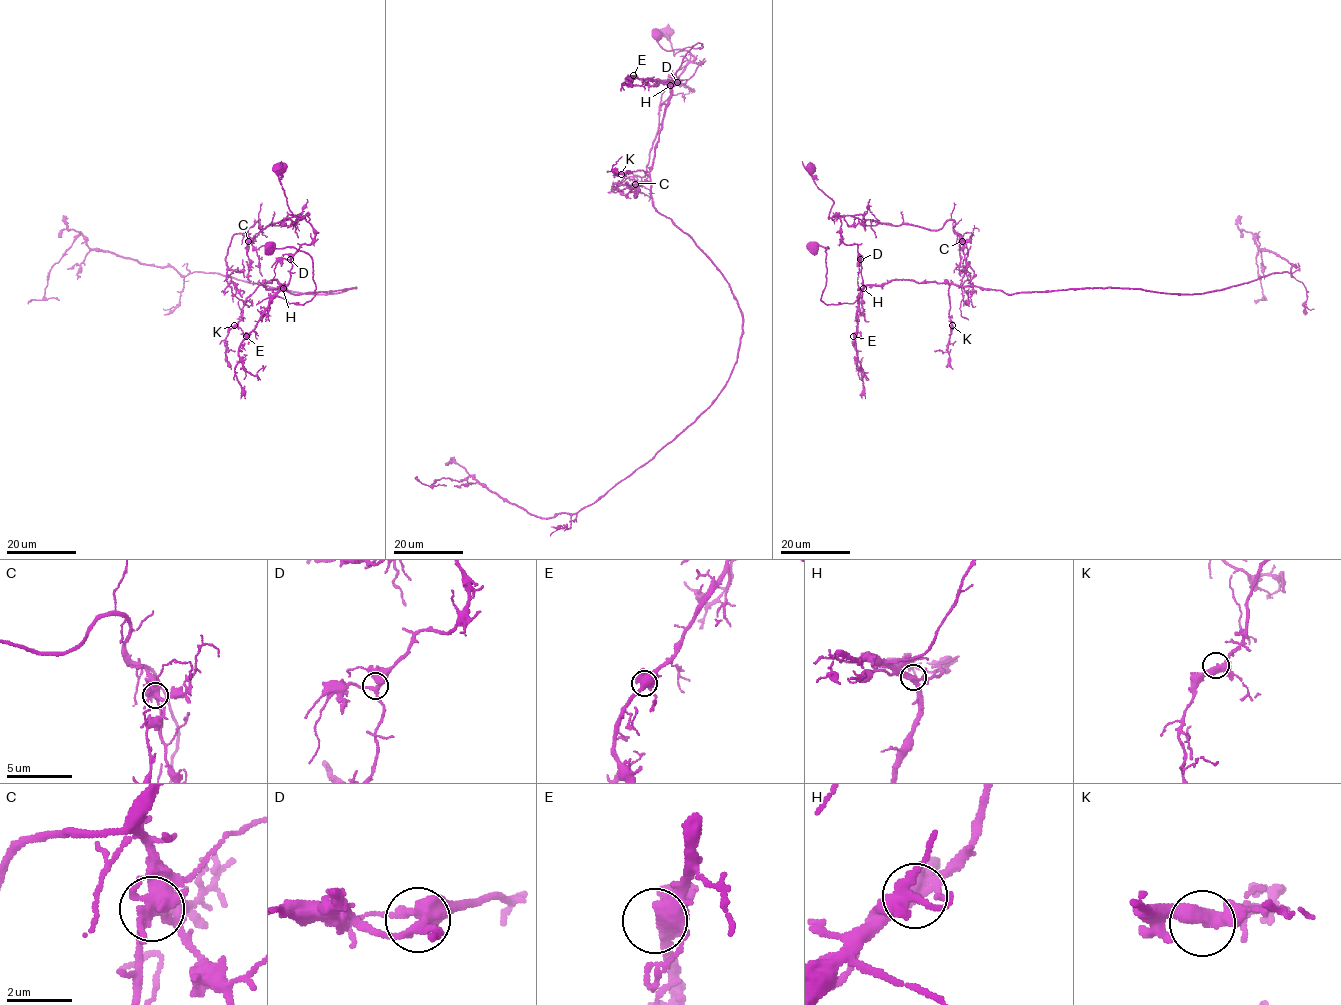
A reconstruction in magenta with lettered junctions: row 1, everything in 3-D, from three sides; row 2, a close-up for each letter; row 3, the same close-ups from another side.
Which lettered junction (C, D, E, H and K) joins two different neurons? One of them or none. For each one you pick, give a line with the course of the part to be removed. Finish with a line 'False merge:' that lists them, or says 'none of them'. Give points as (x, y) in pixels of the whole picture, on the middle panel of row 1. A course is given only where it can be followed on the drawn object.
H: (670, 85), (688, 79), (701, 62), (690, 62), (661, 105), (645, 175), (612, 188), (627, 182), (630, 190)
False merge: H

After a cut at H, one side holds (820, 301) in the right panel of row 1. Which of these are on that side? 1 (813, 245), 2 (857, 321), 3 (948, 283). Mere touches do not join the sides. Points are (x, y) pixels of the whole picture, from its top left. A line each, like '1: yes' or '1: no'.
1: yes
2: yes
3: yes

